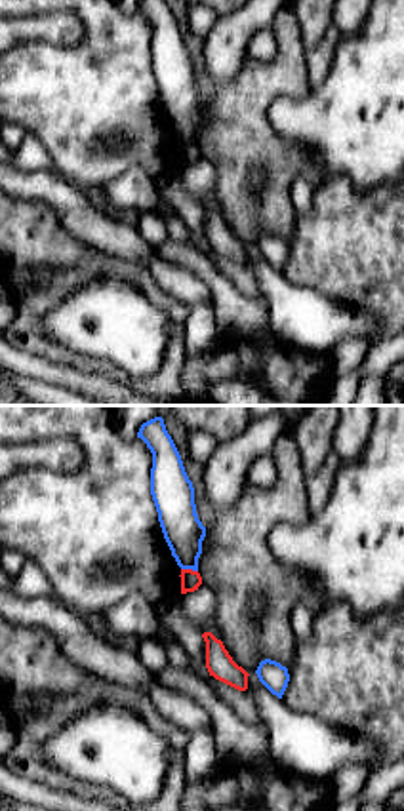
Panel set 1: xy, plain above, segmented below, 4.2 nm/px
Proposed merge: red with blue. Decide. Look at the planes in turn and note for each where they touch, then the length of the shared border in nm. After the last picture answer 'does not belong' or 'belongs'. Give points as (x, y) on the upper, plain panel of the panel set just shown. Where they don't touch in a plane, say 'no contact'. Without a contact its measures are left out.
contact (189, 143); length 70 nm

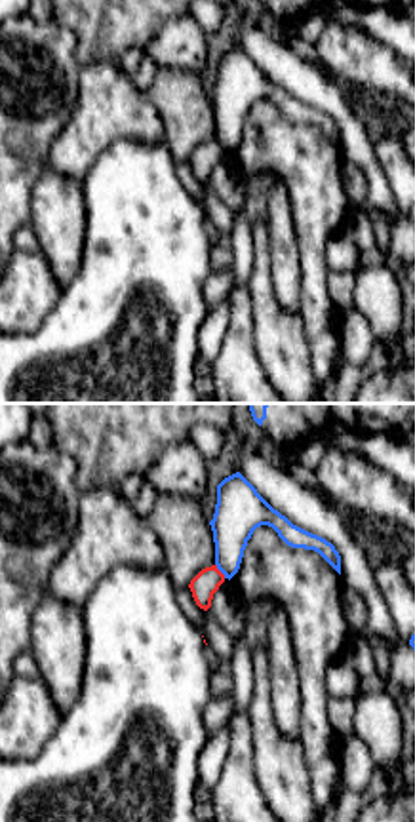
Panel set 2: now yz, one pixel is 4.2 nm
contact (219, 145); length 80 nm

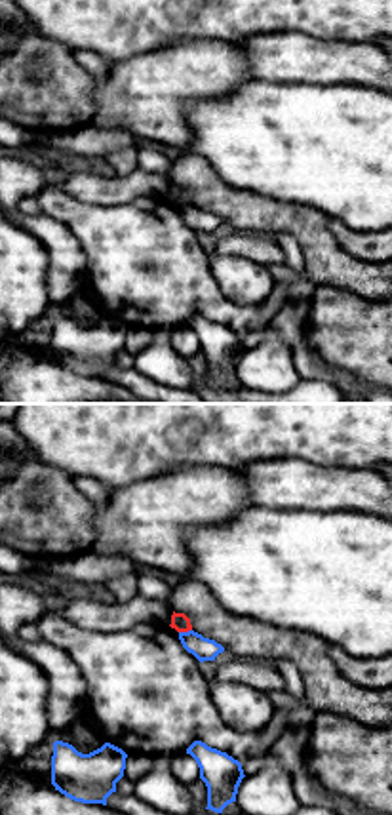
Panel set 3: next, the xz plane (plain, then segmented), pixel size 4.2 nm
contact (185, 204); length 60 nm

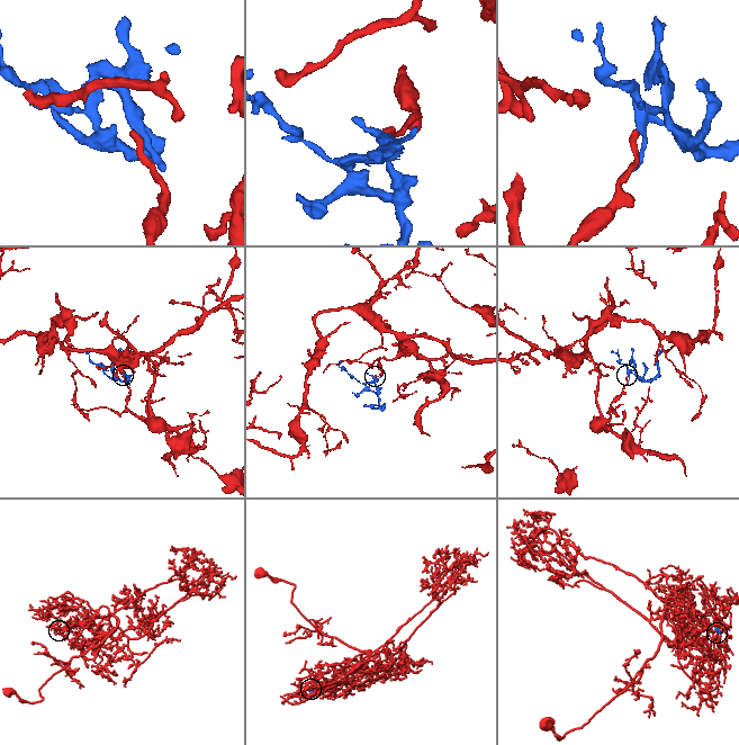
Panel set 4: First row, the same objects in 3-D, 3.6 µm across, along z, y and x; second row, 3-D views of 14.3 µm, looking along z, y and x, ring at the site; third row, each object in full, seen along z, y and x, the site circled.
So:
does not belong

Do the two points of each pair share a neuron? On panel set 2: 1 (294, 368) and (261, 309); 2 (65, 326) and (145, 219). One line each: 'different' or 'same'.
1: same
2: same

